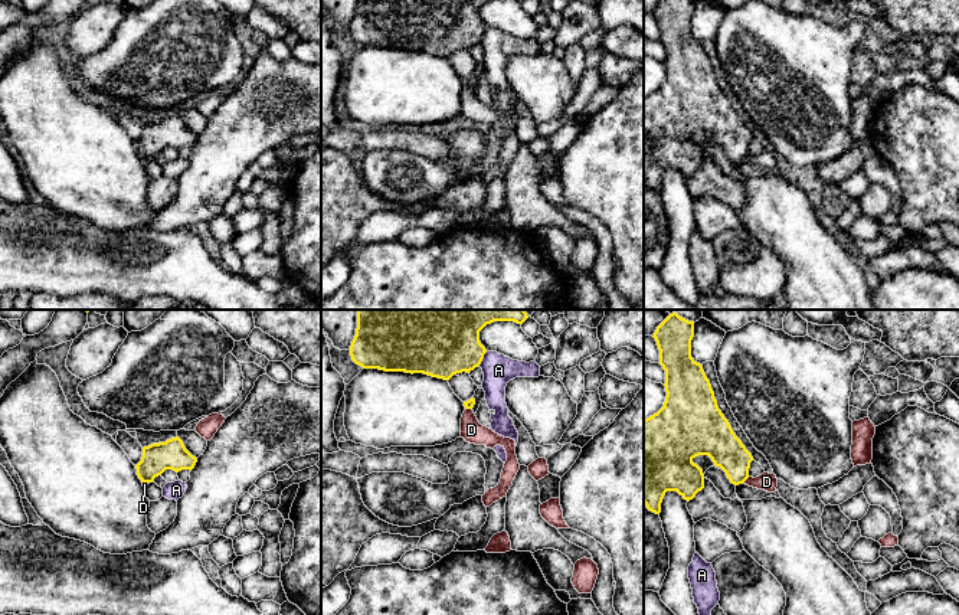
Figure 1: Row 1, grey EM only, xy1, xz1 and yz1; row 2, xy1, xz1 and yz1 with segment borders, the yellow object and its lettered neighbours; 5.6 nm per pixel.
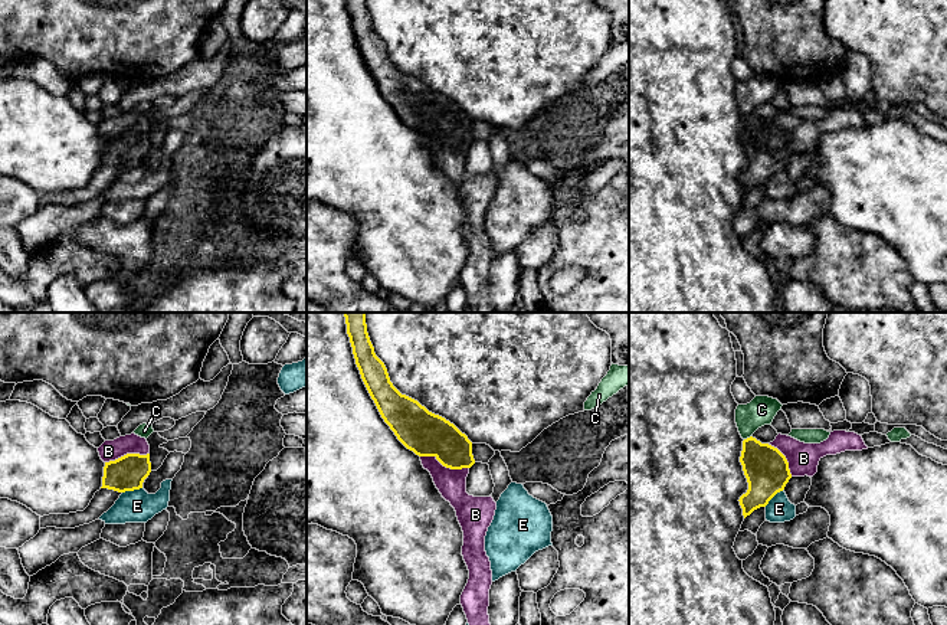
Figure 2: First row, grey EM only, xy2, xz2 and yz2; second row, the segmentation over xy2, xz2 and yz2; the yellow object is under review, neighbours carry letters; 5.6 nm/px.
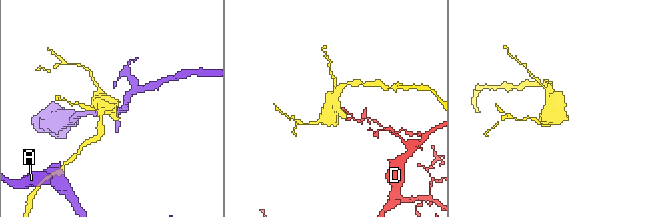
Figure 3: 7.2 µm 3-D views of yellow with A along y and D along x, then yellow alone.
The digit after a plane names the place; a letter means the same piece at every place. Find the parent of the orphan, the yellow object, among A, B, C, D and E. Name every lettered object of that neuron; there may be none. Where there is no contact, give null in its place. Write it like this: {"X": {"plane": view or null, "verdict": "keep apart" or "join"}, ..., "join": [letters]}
{"A": {"plane": "xz1", "verdict": "keep apart"}, "B": {"plane": "xz2", "verdict": "join"}, "C": {"plane": "yz2", "verdict": "keep apart"}, "D": {"plane": "yz1", "verdict": "keep apart"}, "E": {"plane": "xy2", "verdict": "keep apart"}, "join": ["B"]}

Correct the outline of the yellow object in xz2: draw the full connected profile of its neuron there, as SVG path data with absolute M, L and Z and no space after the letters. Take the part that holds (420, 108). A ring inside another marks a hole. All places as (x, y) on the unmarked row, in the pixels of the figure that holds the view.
M345 0L355 42L381 95L397 117L416 132L433 156L442 174L456 189L463 209L462 233L469 248L461 282L469 301L468 312L495 312L488 292L492 262L485 213L497 180L466 170L466 154L475 141L472 120L453 101L402 72L390 59L384 40L376 33L366 0Z

